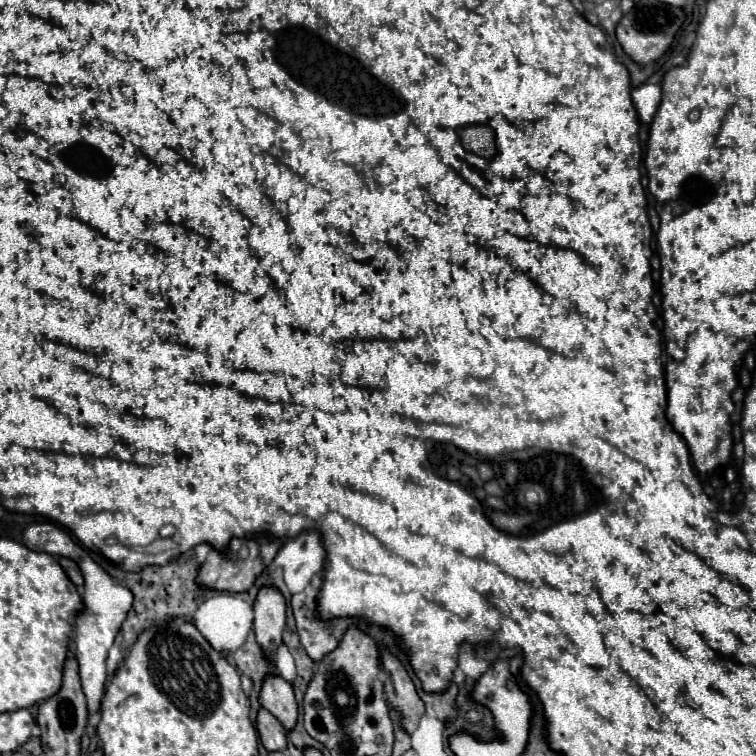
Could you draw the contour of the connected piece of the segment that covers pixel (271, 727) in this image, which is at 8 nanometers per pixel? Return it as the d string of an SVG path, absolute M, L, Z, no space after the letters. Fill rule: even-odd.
M268 709L258 711L256 727L260 733L260 741L264 743L264 747L268 751L286 749L286 729L284 729L284 725L280 725L280 721L276 721L276 717L272 717L272 713L268 713Z

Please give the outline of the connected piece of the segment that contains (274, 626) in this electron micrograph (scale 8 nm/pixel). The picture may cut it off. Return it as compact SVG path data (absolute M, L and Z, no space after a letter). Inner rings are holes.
M264 585L258 589L254 601L254 633L262 649L274 651L282 643L282 629L286 623L286 601L280 589Z

